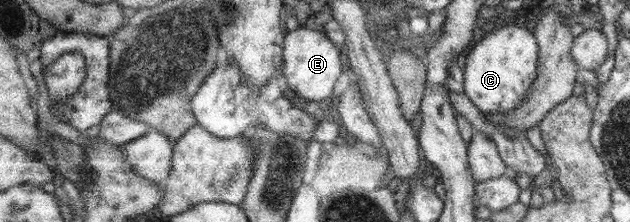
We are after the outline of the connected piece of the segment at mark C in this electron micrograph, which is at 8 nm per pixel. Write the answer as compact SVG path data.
M523 26L501 27L477 38L466 56L464 85L466 95L479 110L506 114L524 100L530 84L536 80L535 62L539 62L539 45L535 41Z

